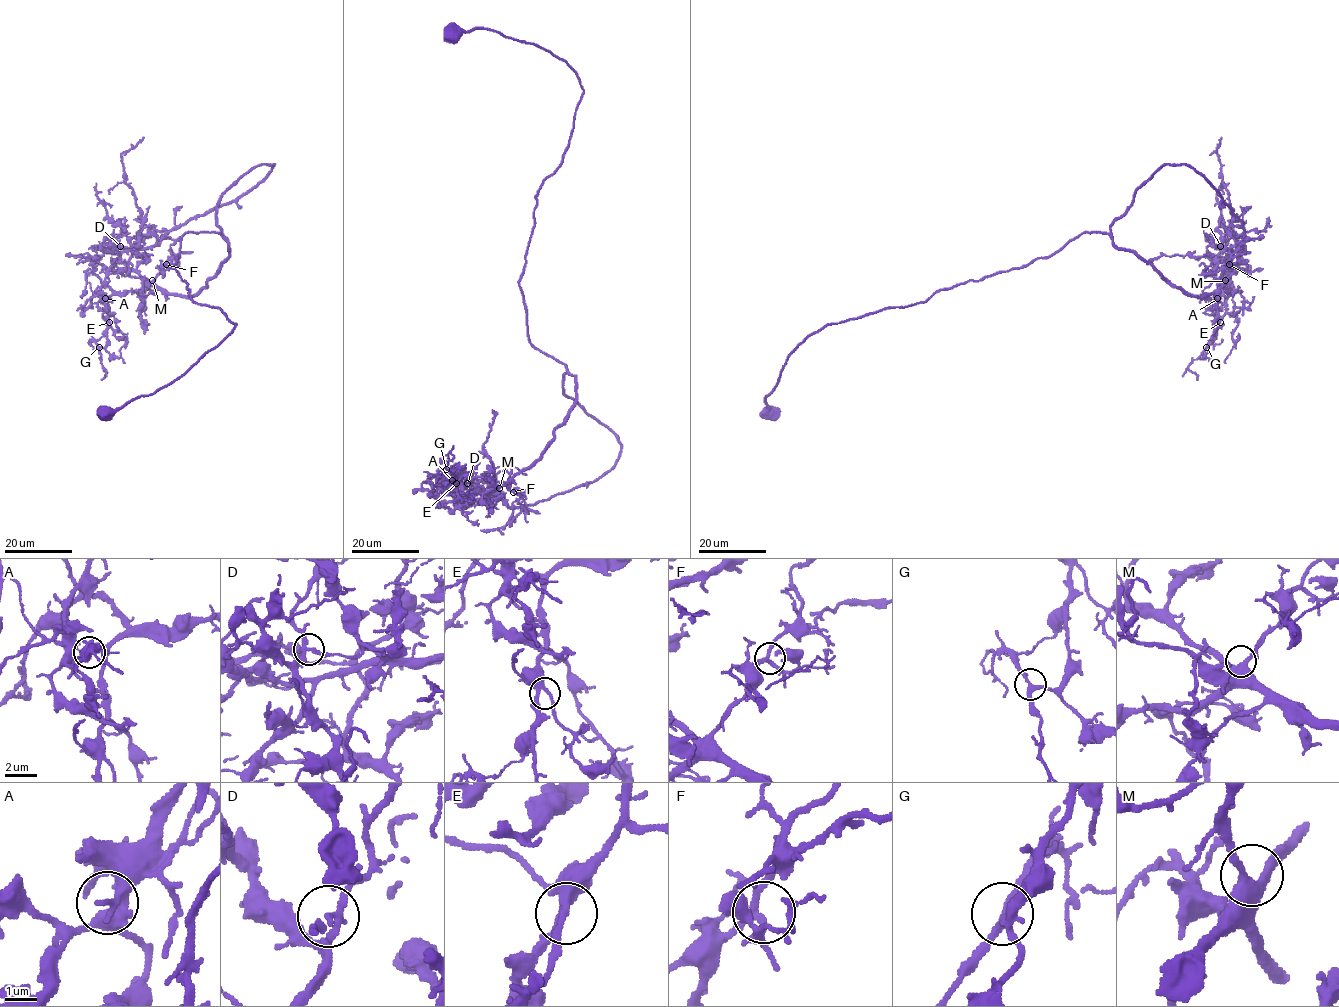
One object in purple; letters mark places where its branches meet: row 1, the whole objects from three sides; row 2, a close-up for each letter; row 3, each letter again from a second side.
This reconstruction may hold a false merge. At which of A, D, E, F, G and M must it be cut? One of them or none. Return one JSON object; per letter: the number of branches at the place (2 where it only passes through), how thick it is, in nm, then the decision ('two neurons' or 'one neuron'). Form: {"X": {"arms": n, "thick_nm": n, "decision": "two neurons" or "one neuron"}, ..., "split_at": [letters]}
{"A": {"arms": 1, "thick_nm": 200, "decision": "two neurons"}, "D": {"arms": 3, "thick_nm": 200, "decision": "one neuron"}, "E": {"arms": 3, "thick_nm": 280, "decision": "one neuron"}, "F": {"arms": 4, "thick_nm": 200, "decision": "one neuron"}, "G": {"arms": 3, "thick_nm": 240, "decision": "one neuron"}, "M": {"arms": 3, "thick_nm": 400, "decision": "one neuron"}, "split_at": ["A"]}

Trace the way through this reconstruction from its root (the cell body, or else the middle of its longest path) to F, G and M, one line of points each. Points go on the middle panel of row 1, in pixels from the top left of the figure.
F: (451, 35), (536, 44), (584, 91), (518, 282), (529, 341), (574, 376), (575, 403), (501, 486), (513, 492)
G: (451, 35), (536, 44), (584, 92), (518, 282), (529, 341), (575, 403), (489, 491), (446, 469)
M: (451, 35), (536, 44), (584, 91), (518, 282), (529, 341), (574, 376), (575, 403), (499, 488)

